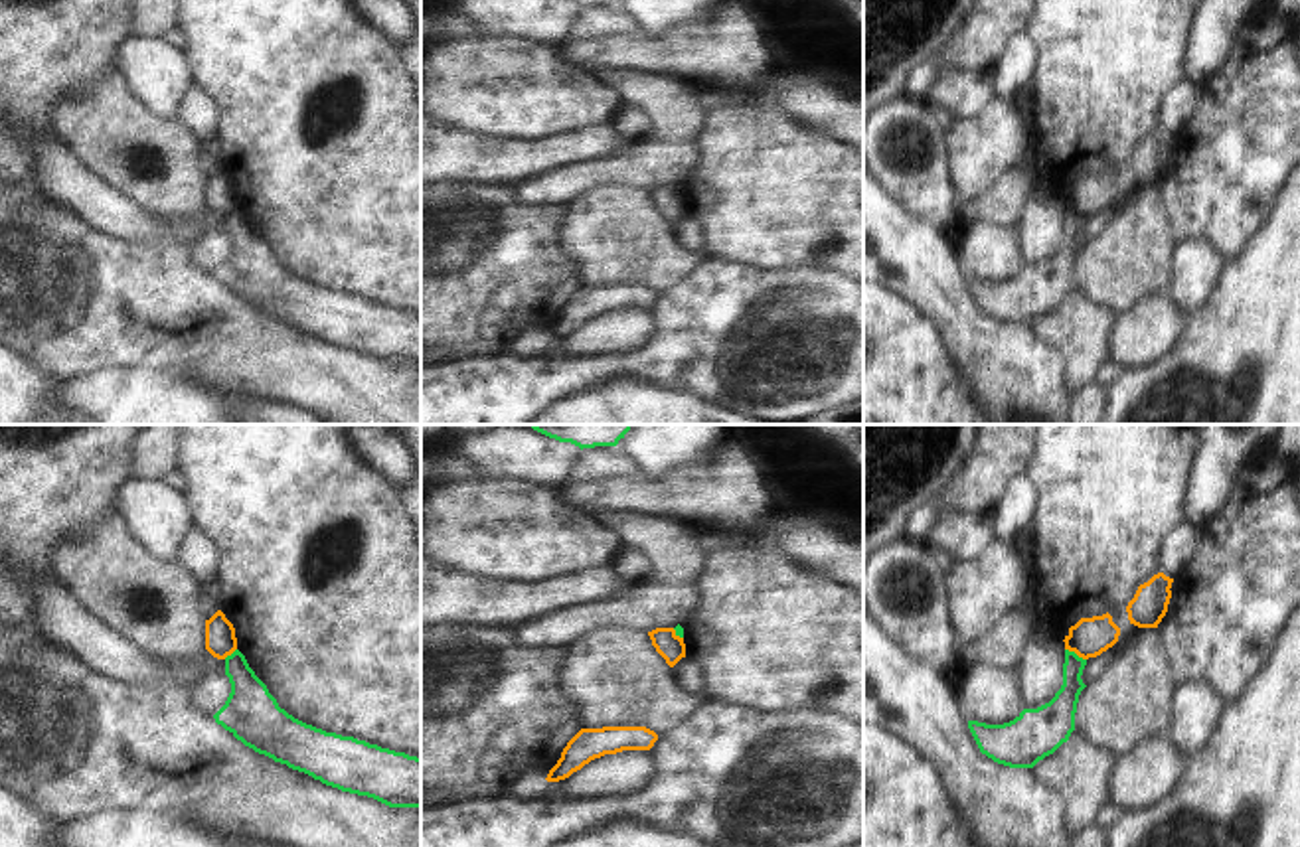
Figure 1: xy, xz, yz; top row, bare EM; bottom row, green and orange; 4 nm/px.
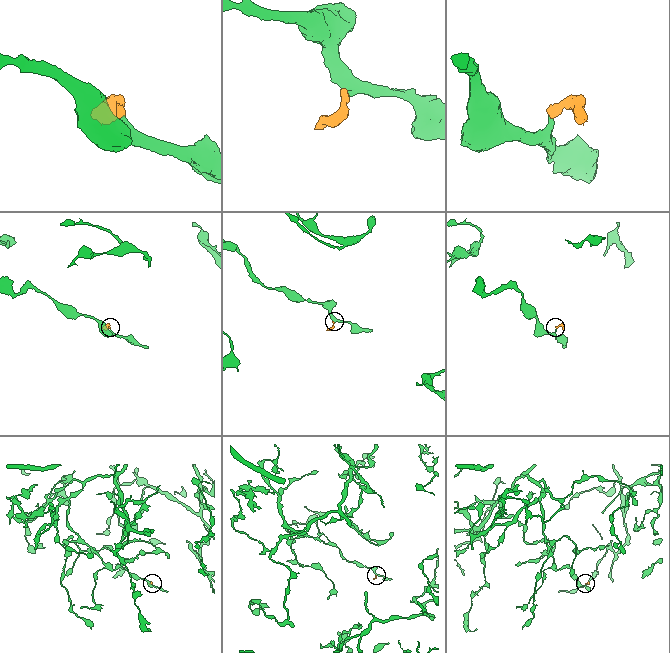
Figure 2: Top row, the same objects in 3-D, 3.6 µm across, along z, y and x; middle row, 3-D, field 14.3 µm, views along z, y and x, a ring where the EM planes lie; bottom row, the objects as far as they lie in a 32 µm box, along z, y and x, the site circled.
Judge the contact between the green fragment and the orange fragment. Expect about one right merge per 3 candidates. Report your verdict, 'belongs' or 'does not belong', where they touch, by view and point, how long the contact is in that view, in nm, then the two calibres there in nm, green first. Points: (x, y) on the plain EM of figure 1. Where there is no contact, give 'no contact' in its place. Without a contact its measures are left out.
does not belong | yz (1073, 210) | 100 nm | 120/160 nm

